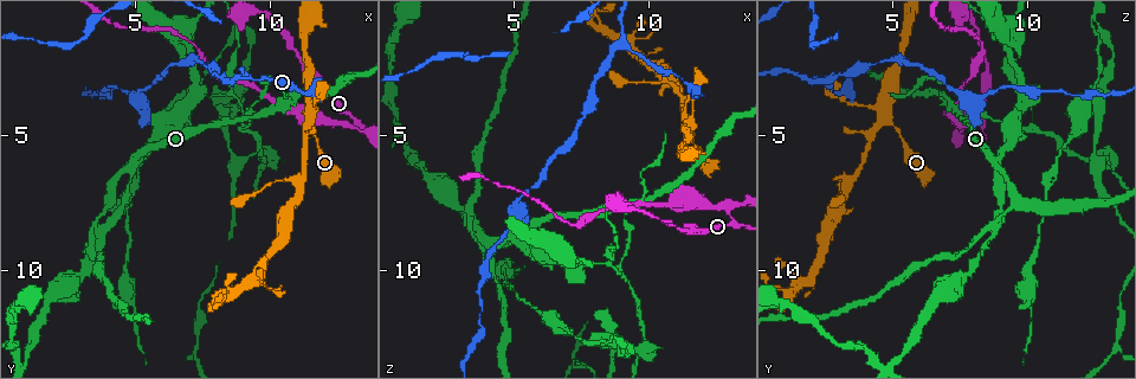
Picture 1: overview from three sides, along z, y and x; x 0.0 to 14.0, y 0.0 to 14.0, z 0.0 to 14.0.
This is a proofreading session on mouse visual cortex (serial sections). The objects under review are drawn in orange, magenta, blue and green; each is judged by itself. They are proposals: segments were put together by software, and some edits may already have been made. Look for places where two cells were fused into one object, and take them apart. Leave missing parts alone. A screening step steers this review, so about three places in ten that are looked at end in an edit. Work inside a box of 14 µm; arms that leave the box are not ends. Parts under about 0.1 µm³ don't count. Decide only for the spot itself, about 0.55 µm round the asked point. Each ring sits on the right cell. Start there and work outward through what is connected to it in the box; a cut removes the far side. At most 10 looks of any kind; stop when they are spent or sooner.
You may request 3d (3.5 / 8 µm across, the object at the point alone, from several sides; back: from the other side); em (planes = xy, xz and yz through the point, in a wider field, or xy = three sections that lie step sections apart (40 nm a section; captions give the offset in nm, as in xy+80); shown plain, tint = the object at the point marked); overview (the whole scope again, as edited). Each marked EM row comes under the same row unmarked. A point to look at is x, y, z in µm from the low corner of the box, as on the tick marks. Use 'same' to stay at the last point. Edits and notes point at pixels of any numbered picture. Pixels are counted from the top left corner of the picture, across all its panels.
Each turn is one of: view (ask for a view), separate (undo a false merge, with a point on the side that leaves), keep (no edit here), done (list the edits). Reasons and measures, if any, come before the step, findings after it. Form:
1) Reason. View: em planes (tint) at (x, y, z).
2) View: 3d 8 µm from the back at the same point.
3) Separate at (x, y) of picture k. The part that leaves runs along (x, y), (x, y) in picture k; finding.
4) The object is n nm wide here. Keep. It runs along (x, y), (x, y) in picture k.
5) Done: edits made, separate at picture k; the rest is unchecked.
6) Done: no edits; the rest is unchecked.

View: 3d 3.5 µm at (12.8, 4.6, 7.7).

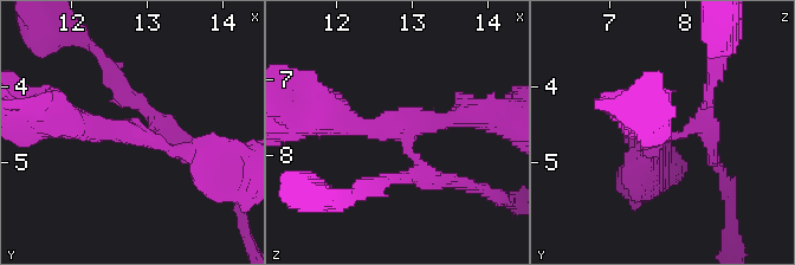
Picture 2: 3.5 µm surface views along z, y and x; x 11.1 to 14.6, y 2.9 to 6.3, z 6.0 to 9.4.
3 arms meet here; the arms are 200, 200, 300 nm wide. View: em xy step 2 (tint) at (12.85, 4.65, 7.75).

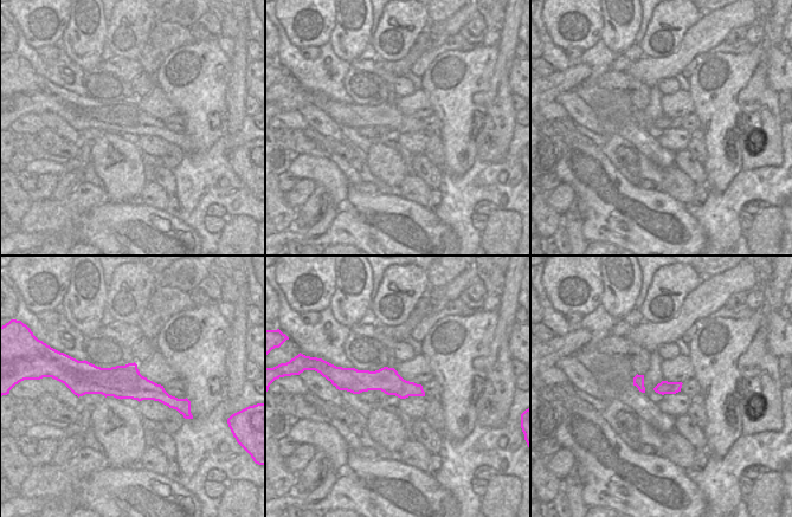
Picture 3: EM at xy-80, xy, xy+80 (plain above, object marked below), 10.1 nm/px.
The object is 260 nm wide here. Separate at (144, 139) of picture 2. The part that leaves runs along (146, 135), (98, 130), (44, 116) in picture 2; two cells meet here.

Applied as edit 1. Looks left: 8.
Abrupt turn. View: 3d 3.5 µm at (11.4, 4.5, 4.7).

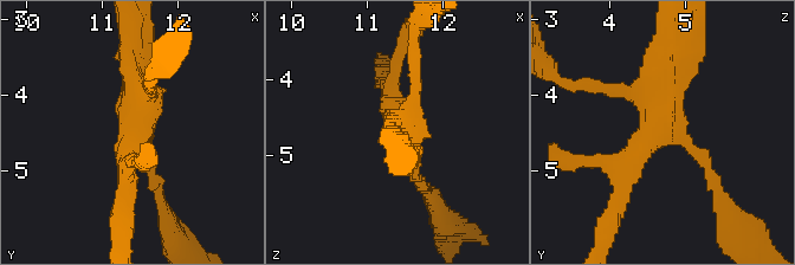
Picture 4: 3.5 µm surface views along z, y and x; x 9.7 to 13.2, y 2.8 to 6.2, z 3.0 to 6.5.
View: em xy step 1 (tint) at (11.50, 4.45, 4.70).

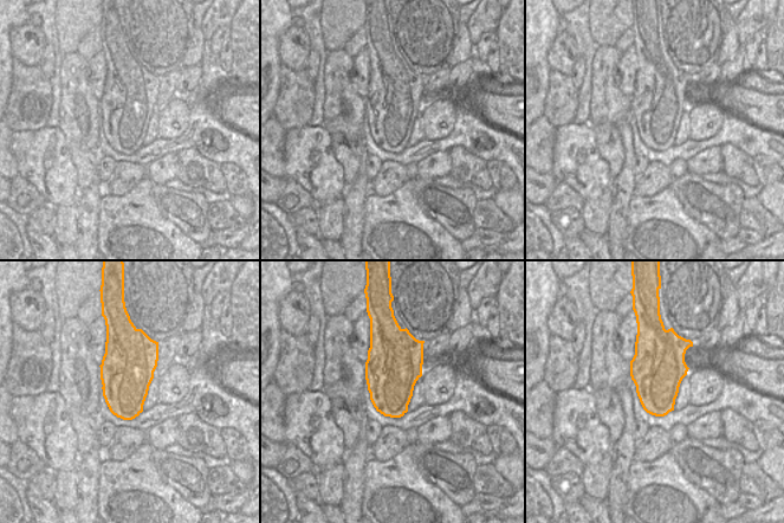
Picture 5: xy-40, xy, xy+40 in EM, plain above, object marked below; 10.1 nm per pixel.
Keep. It runs along (419, 183), (389, 92) in picture 4; one cell here.

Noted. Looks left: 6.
View: 3d 8 µm at (11.3, 3.3, 3.0).

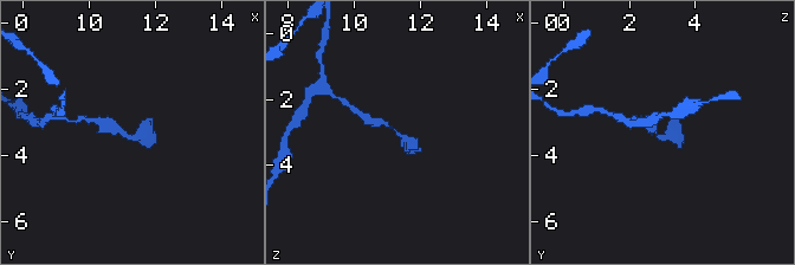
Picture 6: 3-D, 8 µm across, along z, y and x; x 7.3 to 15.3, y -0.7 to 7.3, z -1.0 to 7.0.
Need the tissue. View: em planes (tint) at (11.3, 3.4, 3.0).

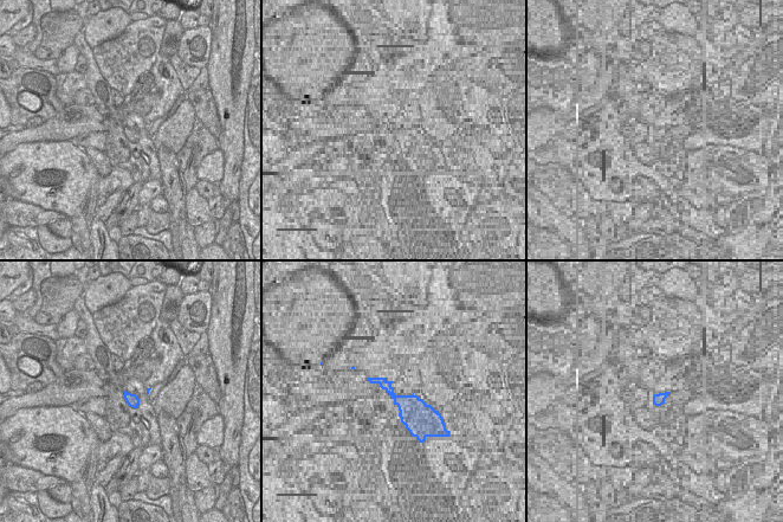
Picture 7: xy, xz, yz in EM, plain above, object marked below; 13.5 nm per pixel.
The object is 170 nm wide here. Keep. It runs along (368, 120), (389, 125), (418, 150) in picture 6; all the same cell.

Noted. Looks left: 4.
Sudden change in width. View: 3d 3.5 µm at (9.1, 2.9, 1.8).

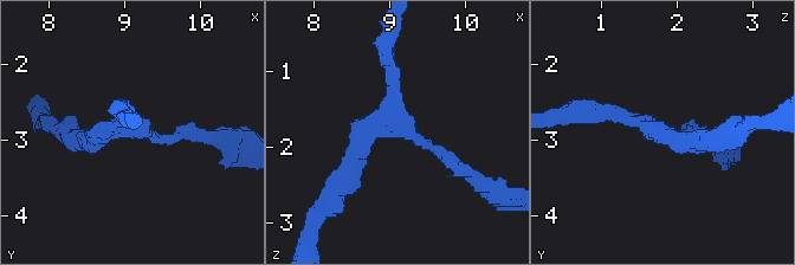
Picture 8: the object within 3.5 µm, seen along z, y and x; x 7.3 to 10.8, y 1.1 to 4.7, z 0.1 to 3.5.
View: em xy step 2 (tint) at (9.15, 2.85, 1.70).

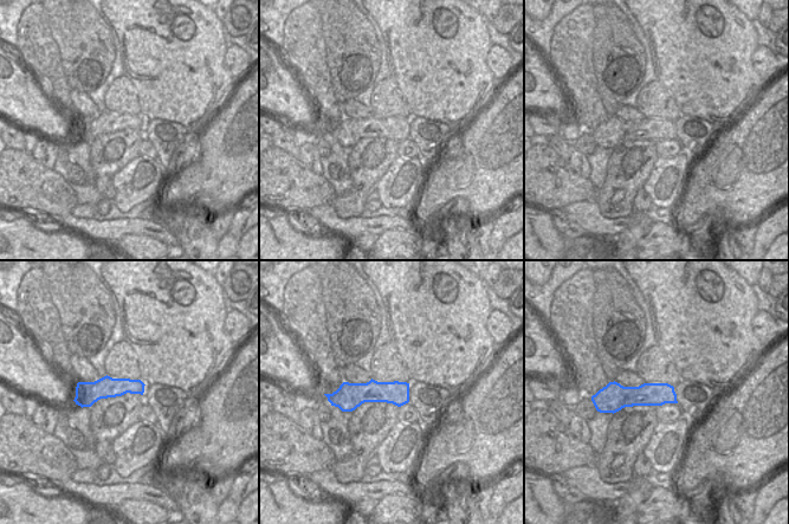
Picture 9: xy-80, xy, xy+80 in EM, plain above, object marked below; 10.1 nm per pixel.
View: em xy step 5 (tint) at the same point.

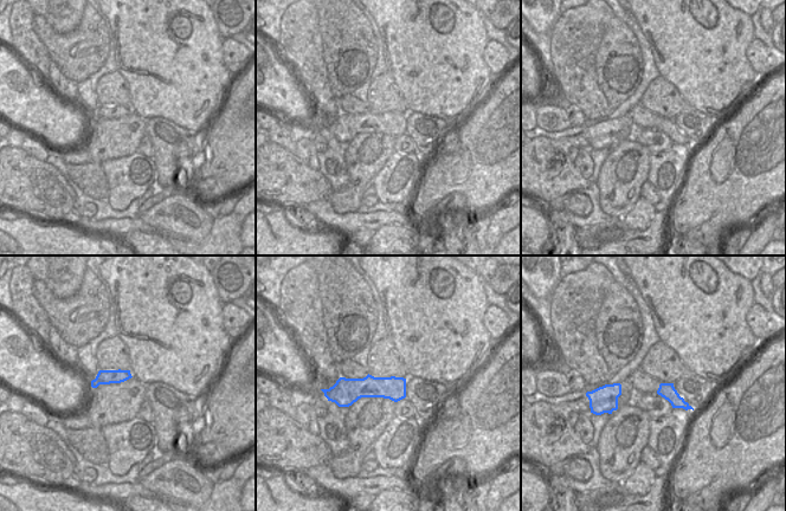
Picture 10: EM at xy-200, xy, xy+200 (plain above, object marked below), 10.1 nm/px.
3 arms meet here. Keep. It runs along (403, 381), (337, 395) in picture 10; all the same cell.

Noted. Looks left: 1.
Done: edits made, separate at picture 2; the rest is unchecked.

